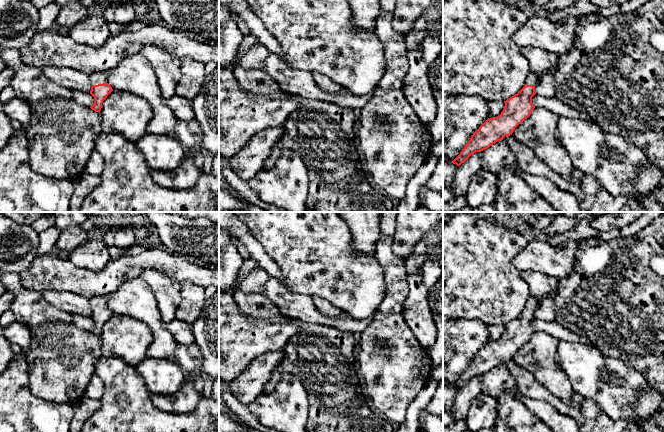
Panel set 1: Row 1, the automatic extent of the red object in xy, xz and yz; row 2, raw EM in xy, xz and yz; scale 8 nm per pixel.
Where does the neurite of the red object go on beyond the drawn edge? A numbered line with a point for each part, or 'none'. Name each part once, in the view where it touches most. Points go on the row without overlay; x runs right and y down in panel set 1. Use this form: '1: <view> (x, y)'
1: xy (96, 302)

